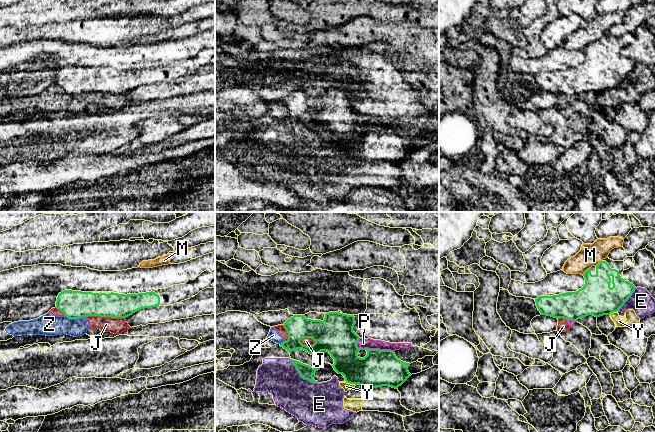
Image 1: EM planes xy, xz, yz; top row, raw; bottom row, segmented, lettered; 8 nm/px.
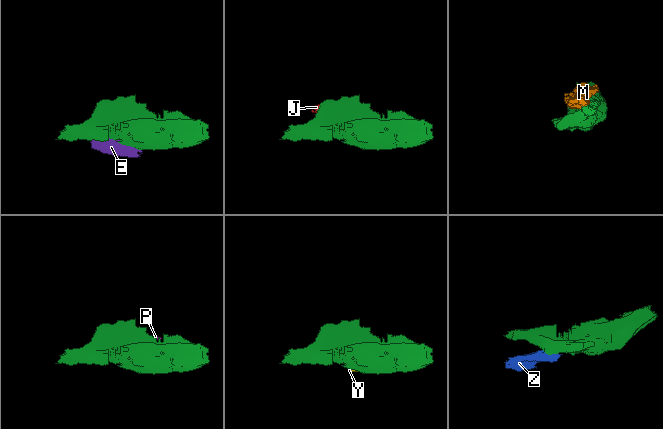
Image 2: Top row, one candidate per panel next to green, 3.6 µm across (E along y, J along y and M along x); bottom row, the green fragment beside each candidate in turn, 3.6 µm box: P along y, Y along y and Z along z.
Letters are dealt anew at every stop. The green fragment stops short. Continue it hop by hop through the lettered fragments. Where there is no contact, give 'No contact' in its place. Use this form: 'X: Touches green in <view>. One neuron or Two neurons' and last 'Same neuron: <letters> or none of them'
E: Touches green in xz. Two neurons
J: Touches green in xy. Two neurons
M: Touches green in yz. Two neurons
P: Touches green in xz. Two neurons
Y: Touches green in xz. Two neurons
Z: Touches green in xy. Two neurons
Same neuron: none of them

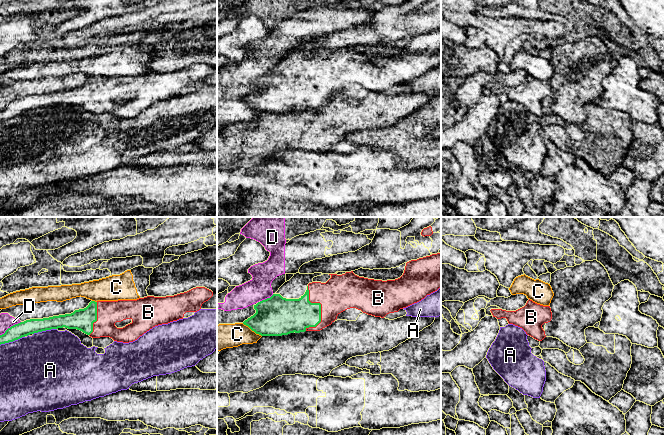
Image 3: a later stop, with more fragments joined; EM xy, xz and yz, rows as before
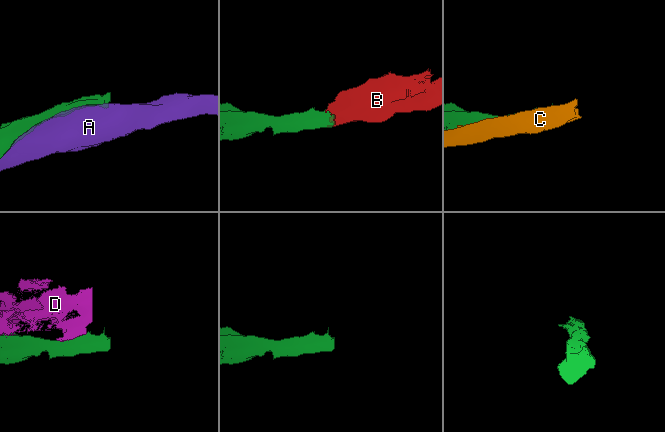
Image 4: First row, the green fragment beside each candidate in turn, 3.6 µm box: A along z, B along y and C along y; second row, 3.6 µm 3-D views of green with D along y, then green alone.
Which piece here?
A: Touches green in xy. Two neurons
B: Touches green in xz. One neuron
C: Touches green in xz. Two neurons
D: Touches green in xy. Two neurons
Same neuron: B

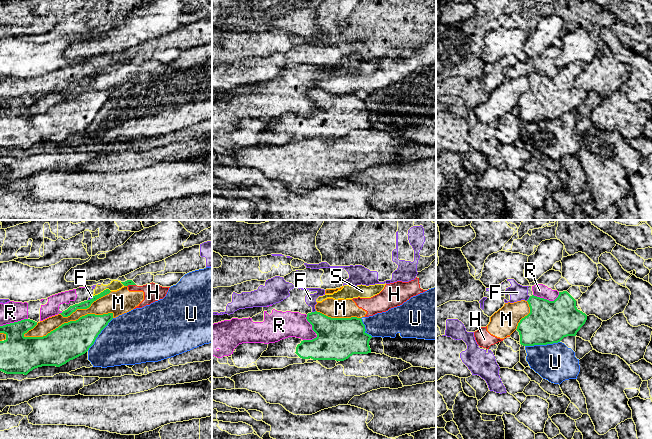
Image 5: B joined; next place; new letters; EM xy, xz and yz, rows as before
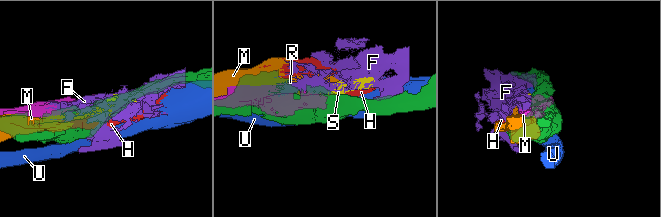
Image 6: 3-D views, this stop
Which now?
F: Touches green in yz. Two neurons
H: Touches green in xy. Two neurons
M: Touches green in xy. Two neurons
R: Touches green in yz. Two neurons
S: Touches green in xy. Two neurons
U: Touches green in yz. Two neurons
Same neuron: none of them

